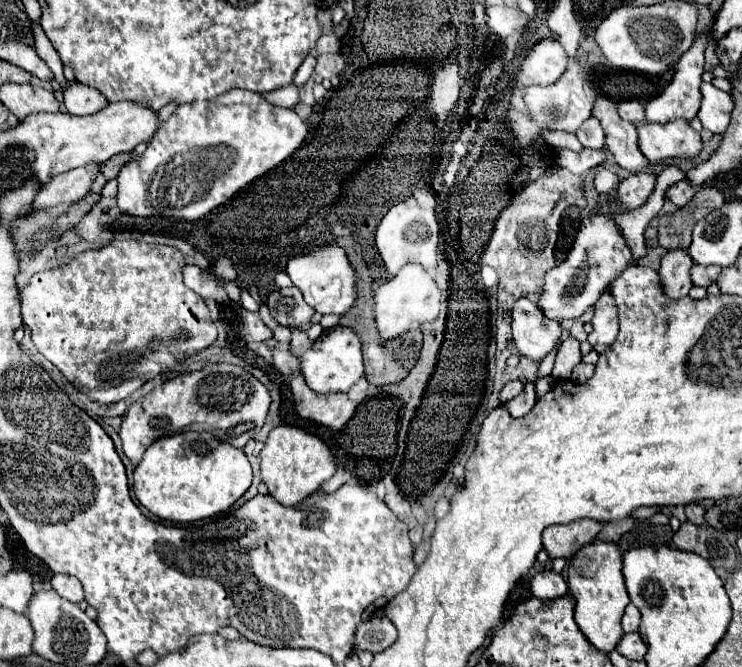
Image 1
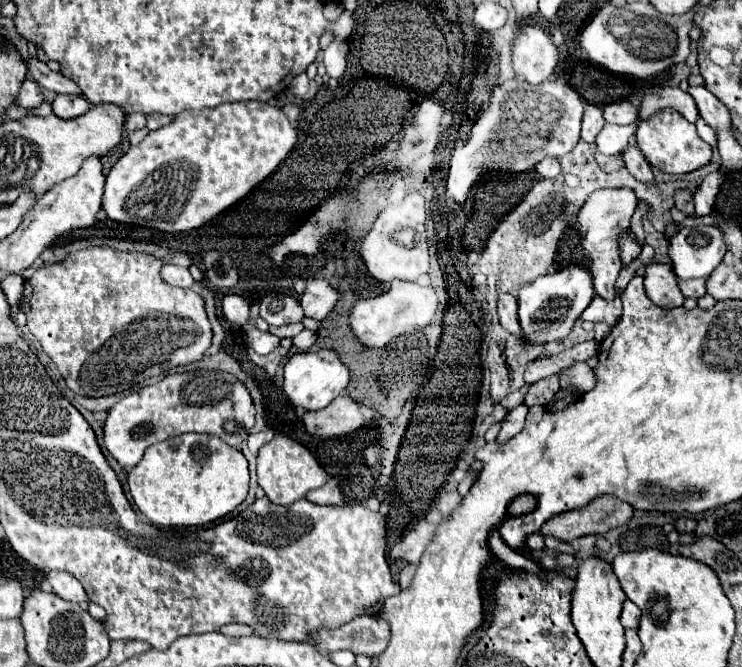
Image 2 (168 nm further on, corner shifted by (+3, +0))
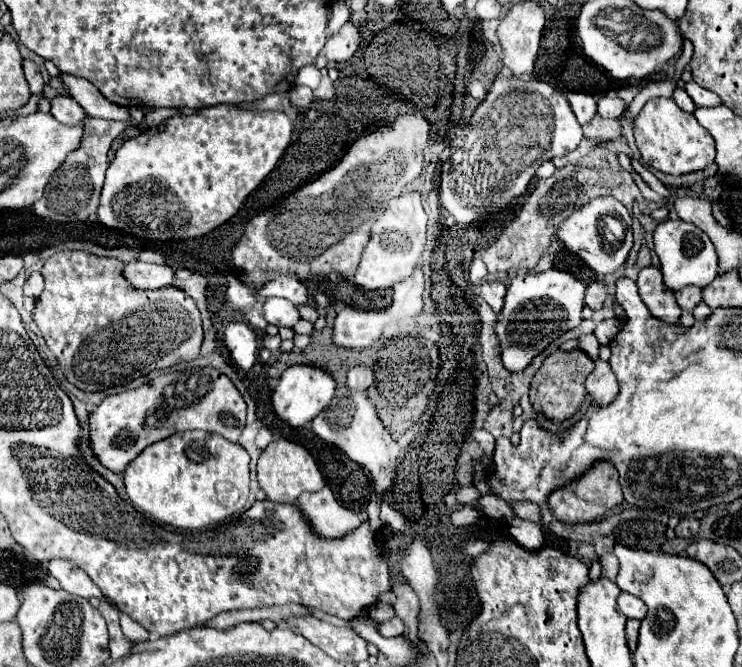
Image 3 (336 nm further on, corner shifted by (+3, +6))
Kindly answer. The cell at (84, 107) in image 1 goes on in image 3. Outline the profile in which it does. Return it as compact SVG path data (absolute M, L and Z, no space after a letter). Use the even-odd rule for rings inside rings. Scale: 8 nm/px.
M56 95L52 99L52 117L64 125L80 125L86 117L84 109L70 95Z

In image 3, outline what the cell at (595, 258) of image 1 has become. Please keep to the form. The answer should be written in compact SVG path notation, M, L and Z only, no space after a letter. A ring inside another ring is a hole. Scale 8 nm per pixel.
M556 269L544 273L518 275L510 281L504 297L502 313L496 319L496 335L500 341L500 357L510 373L524 371L530 361L540 355L562 333L574 329L582 321L586 285L574 275Z

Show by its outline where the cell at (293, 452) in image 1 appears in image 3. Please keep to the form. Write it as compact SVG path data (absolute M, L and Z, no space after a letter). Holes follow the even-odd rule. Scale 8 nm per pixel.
M288 439L272 441L258 459L258 483L266 497L274 503L296 503L304 491L320 491L326 483L314 457L302 447Z

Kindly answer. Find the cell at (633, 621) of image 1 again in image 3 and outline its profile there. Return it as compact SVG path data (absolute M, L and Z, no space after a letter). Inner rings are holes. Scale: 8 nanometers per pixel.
M620 593L618 597L618 607L628 619L644 619L646 617L646 605L642 599L630 595L630 593Z

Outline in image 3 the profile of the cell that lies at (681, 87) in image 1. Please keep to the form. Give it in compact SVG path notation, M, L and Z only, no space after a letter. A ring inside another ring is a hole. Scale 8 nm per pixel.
M676 89L672 97L674 97L674 101L676 101L676 105L678 105L680 109L684 109L684 111L688 111L688 113L694 113L694 111L696 111L694 101L688 97L688 93L686 93L684 89Z

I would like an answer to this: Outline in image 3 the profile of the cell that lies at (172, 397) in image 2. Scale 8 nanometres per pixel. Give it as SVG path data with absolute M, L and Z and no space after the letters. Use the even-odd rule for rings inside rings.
M212 367L174 371L160 375L142 387L106 397L90 413L90 449L106 469L122 473L144 447L180 431L202 429L214 433L216 419L218 435L236 443L246 423L246 403L234 383ZM150 417L156 417L156 423L148 423Z

